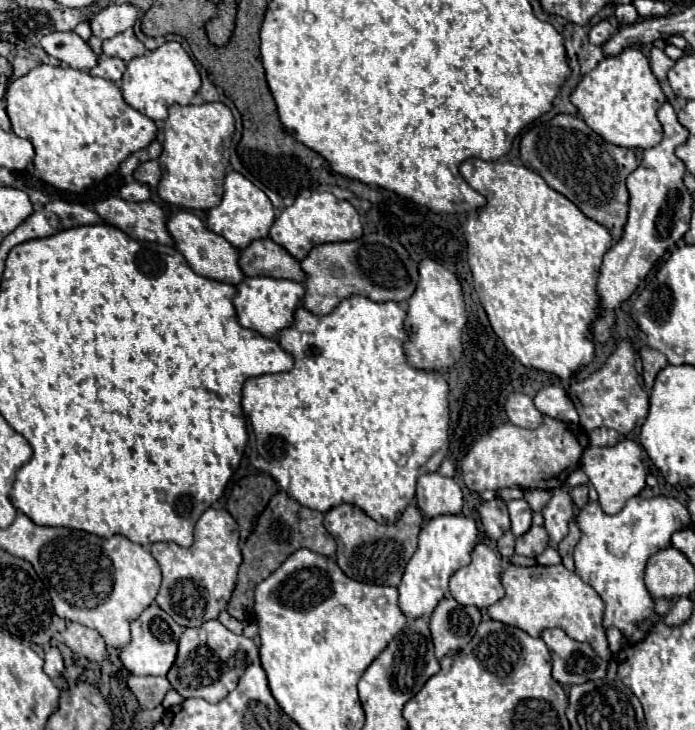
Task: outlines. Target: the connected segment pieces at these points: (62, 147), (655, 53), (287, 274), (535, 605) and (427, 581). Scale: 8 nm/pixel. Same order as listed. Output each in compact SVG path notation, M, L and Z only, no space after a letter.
M36 65L28 75L12 81L6 91L6 113L12 131L34 145L40 179L72 193L112 175L126 157L148 147L158 133L152 119L124 101L116 83L72 67Z
M656 47L652 49L652 53L650 53L650 67L652 67L652 71L654 71L658 81L666 81L666 73L668 73L668 69L672 65L674 65L674 61L664 51L660 51Z
M258 239L252 241L246 249L240 251L238 265L246 277L254 275L266 275L266 277L278 277L278 279L290 279L290 281L304 281L304 273L300 269L300 263L286 253L280 245L274 241Z
M562 563L560 565L534 565L534 567L516 567L510 565L502 573L501 582L506 595L488 607L488 615L496 621L502 621L512 627L520 627L532 637L540 637L544 629L560 627L576 641L586 641L606 657L610 659L606 633L602 629L602 615L604 615L604 603L586 585L574 571L568 571Z
M440 515L430 519L418 537L418 549L406 565L402 583L398 587L398 607L408 619L430 617L440 599L448 591L448 579L470 563L470 553L476 545L478 529L472 517L464 515Z

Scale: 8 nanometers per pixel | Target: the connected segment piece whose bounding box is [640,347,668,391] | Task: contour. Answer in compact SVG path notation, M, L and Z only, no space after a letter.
M650 347L642 349L640 357L642 357L642 365L644 365L644 373L642 373L644 387L646 387L646 391L650 391L652 383L654 383L654 379L658 375L658 371L664 369L668 365L668 361L666 361L666 357L662 353L658 353L656 349L650 349Z

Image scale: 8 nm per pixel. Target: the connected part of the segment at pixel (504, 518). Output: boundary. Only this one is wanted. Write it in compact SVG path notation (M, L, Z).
M502 499L484 501L478 509L478 515L490 539L500 539L510 529L510 517L506 513L506 503Z

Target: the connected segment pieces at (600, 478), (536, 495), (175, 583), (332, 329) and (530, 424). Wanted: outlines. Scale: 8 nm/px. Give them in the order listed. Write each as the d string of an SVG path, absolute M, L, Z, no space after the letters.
M624 439L614 447L602 447L602 449L588 447L584 451L580 469L590 477L590 483L594 485L594 489L598 493L598 503L600 503L604 513L608 513L608 515L618 513L630 497L638 495L644 489L646 469L644 469L644 463L640 459L640 453L642 453L640 447L630 439Z
M532 489L530 493L524 493L524 499L530 503L530 509L536 513L536 511L540 511L540 509L546 505L546 501L550 499L550 493L552 493L552 491Z
M206 509L202 513L202 517L198 519L196 527L194 527L194 543L188 549L182 549L180 545L172 542L158 542L152 545L152 555L158 561L160 569L162 569L162 587L158 591L156 603L170 613L170 617L182 625L182 627L198 627L204 621L216 619L220 611L226 609L230 595L234 591L234 583L236 583L236 575L238 575L238 567L242 563L242 553L239 547L238 525L234 521L234 517L224 511L224 509Z
M352 295L346 297L344 301L338 303L338 307L330 315L314 315L306 311L304 307L298 307L294 313L294 321L290 327L280 331L280 345L284 349L290 349L294 357L294 367L286 373L276 373L276 375L262 375L248 379L242 387L242 411L246 421L250 423L250 463L260 469L270 473L278 485L294 497L300 505L308 509L318 509L326 513L328 509L342 505L342 503L352 503L358 505L364 513L368 513L374 521L378 523L394 523L402 511L410 505L414 499L416 491L416 479L420 473L434 473L442 459L448 453L448 385L444 377L438 371L428 371L428 369L416 369L408 363L404 343L410 339L406 329L404 329L404 319L406 311L402 309L400 303L388 301L388 303L376 303L370 301L368 297Z
M512 393L508 395L504 403L504 411L510 419L510 423L526 429L536 429L542 423L542 413L536 411L532 399L524 393Z

